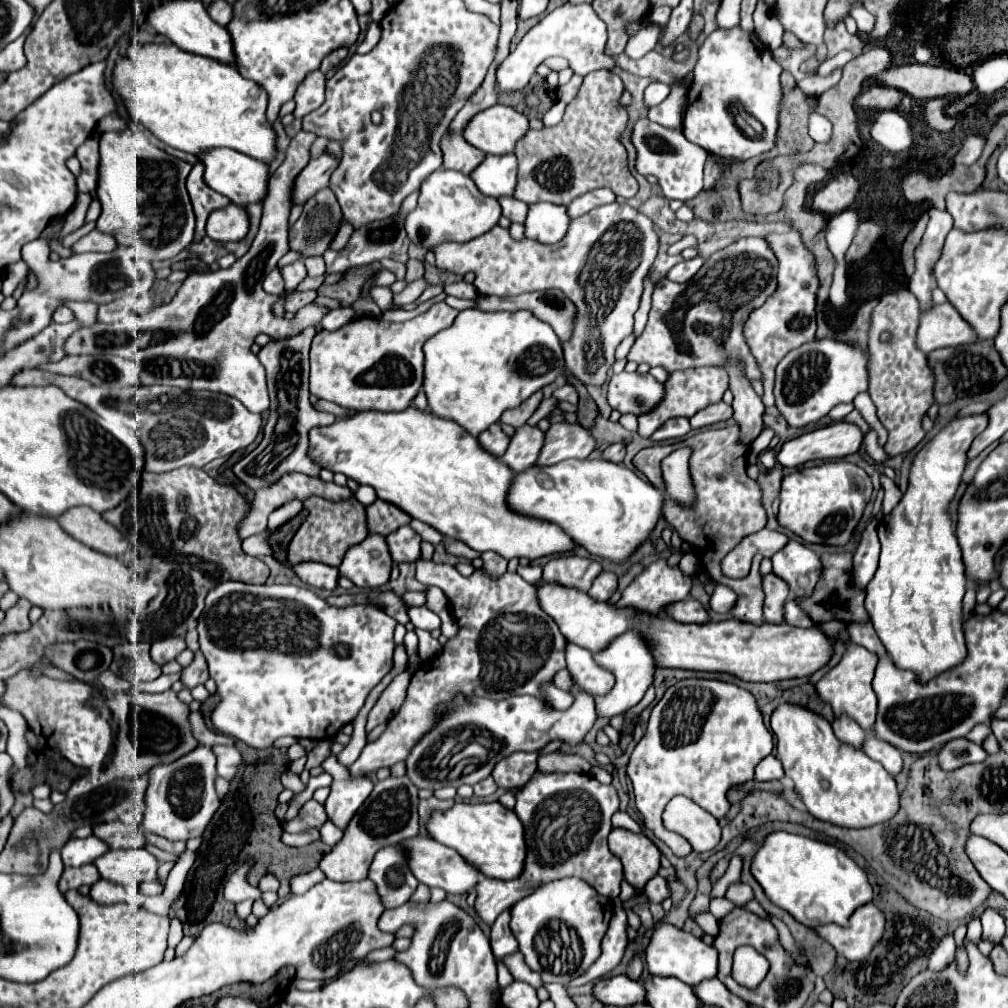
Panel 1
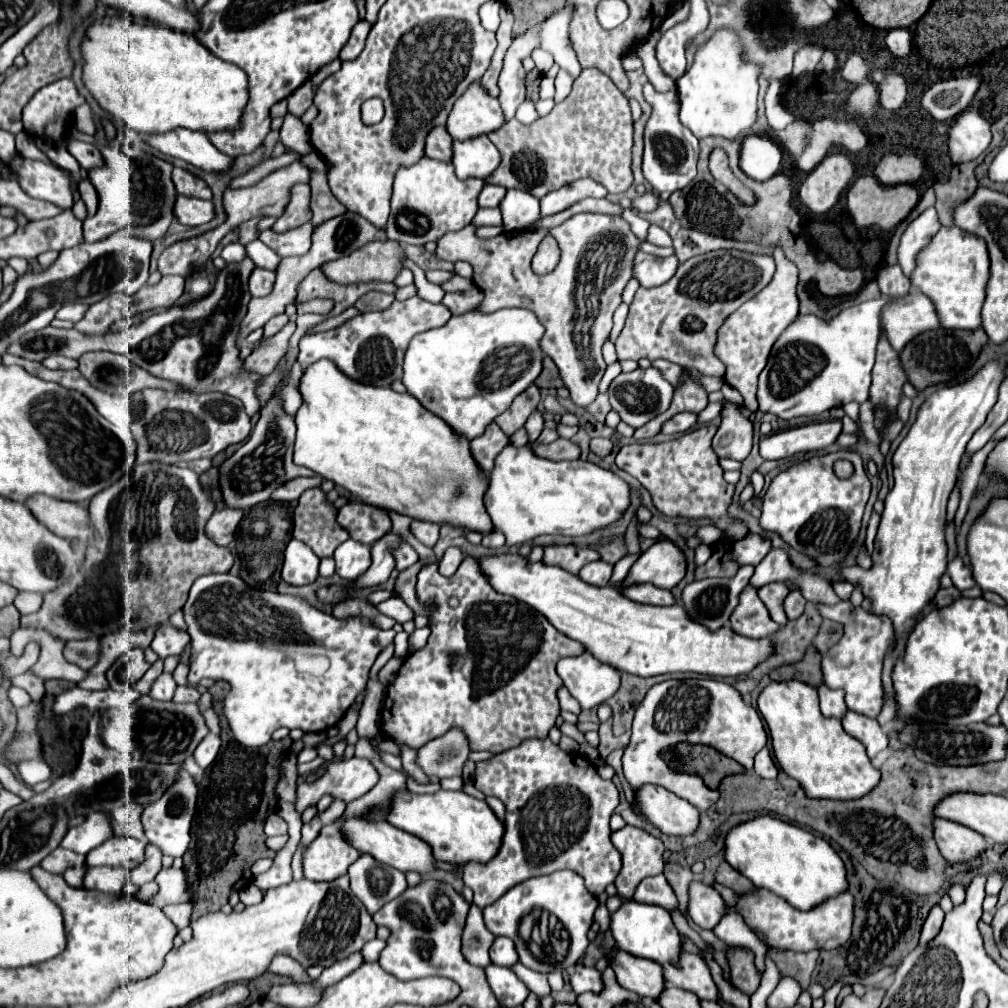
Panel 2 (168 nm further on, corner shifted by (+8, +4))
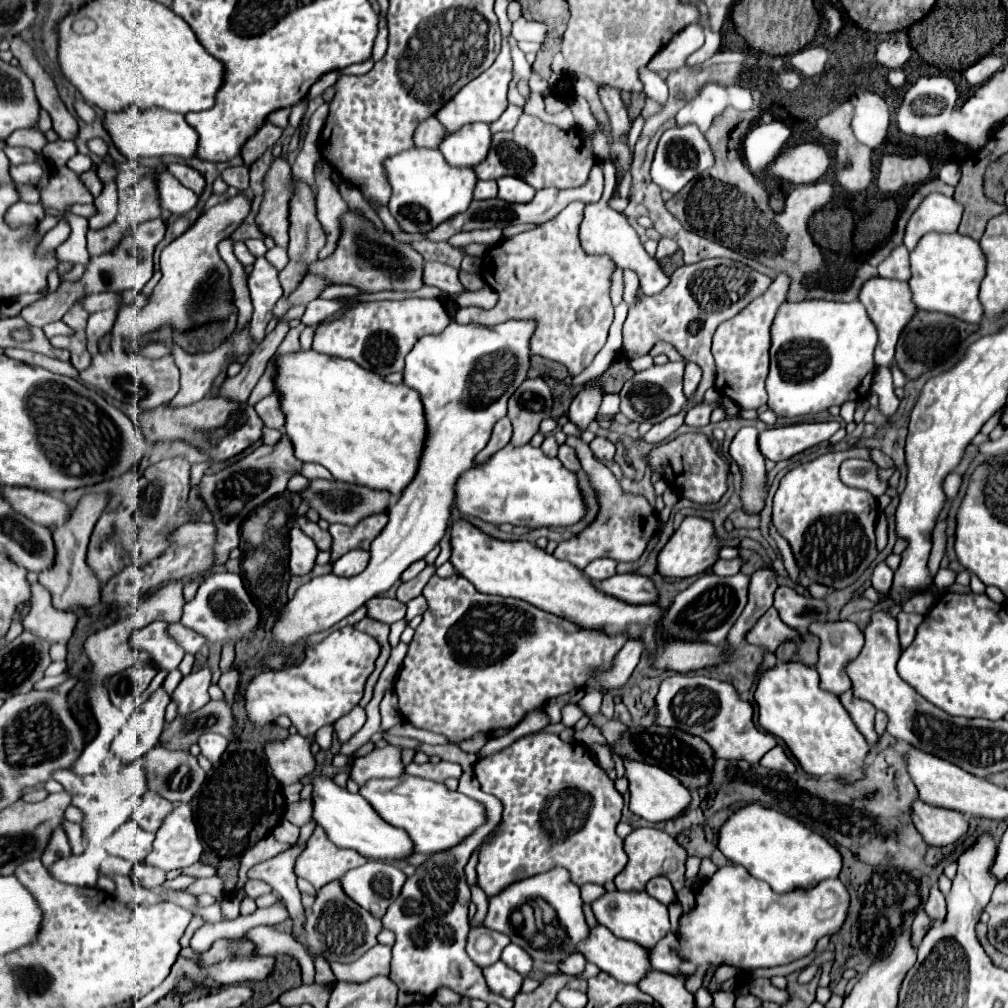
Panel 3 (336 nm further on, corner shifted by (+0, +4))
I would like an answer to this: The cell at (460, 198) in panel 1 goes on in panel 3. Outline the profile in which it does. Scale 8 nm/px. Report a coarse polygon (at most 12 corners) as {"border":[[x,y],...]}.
{"border":[[416,146],[384,160],[388,208],[410,234],[472,202],[472,168]]}

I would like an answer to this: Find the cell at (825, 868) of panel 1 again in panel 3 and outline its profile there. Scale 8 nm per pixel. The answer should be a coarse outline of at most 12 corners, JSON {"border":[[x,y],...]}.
{"border":[[762,804],[742,806],[718,850],[774,892],[838,878],[840,852]]}

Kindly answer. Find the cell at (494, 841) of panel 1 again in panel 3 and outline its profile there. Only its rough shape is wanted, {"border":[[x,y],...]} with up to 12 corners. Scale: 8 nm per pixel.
{"border":[[408,776],[360,786],[408,832],[416,852],[456,846],[484,808],[440,782]]}

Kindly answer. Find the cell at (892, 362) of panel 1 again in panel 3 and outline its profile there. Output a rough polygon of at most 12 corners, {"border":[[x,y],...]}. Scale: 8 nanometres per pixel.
{"border":[[894,248],[878,266],[880,276],[910,278],[908,250]]}

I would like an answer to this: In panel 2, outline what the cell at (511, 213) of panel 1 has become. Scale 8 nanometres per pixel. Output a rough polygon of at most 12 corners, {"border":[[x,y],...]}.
{"border":[[486,184],[478,196],[480,208],[498,208],[504,188]]}

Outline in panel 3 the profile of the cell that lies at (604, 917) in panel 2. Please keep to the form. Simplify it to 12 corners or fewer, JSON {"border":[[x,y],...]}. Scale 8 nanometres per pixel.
{"border":[[600,924],[578,944],[586,962],[626,984],[650,968],[648,950]]}

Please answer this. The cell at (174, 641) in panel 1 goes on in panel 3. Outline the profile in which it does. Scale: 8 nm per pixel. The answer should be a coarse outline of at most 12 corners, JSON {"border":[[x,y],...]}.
{"border":[[170,624],[168,632],[186,652],[196,652],[208,642],[198,632]]}

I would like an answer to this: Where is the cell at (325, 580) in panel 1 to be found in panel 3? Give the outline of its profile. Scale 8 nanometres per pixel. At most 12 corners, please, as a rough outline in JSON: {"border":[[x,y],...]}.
{"border":[[298,526],[290,530],[292,574],[306,574],[318,548]]}

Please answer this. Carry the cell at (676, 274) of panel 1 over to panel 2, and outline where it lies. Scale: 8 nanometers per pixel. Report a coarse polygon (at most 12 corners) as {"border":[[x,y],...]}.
{"border":[[638,252],[634,278],[654,288],[672,278],[676,256]]}

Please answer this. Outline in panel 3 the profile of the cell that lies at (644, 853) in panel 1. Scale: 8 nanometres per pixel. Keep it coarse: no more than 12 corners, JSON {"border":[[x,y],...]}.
{"border":[[656,828],[624,840],[618,890],[644,890],[654,876],[684,888],[686,850]]}

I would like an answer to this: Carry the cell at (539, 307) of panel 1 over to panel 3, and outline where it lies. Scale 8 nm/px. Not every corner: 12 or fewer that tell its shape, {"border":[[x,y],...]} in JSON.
{"border":[[426,262],[424,284],[450,296],[462,292],[458,270]]}

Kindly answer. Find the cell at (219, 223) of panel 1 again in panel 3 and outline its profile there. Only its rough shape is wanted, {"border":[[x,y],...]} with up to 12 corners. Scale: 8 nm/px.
{"border":[[168,170],[156,176],[162,208],[184,214],[196,206],[196,194]]}

